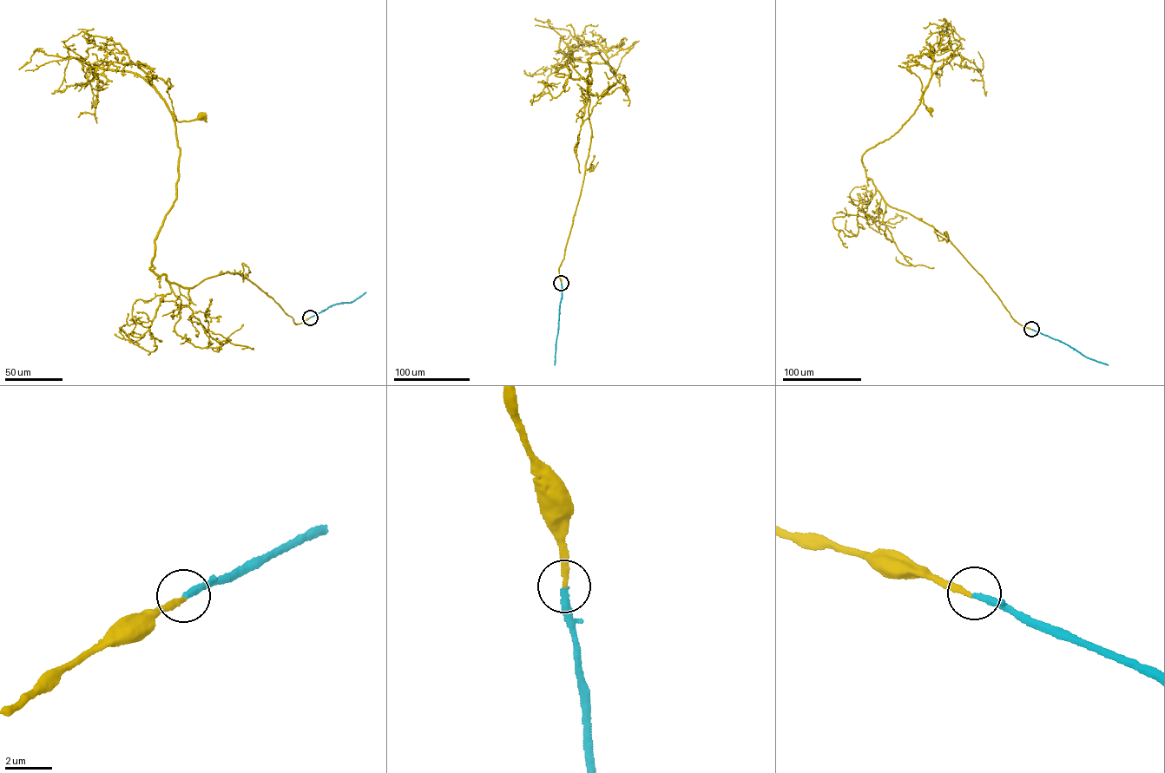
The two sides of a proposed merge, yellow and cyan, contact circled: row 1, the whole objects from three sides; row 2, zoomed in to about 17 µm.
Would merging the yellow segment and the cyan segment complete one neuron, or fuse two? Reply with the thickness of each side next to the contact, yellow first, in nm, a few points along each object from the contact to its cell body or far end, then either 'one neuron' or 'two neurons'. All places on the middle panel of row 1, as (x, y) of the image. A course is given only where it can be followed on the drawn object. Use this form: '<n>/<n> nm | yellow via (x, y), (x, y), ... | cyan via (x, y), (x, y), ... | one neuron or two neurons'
220/280 nm | yellow via (561, 283), (559, 268), (582, 189), (591, 134), (588, 59), (598, 52), (625, 88) | cyan via (561, 283), (555, 365) | one neuron

